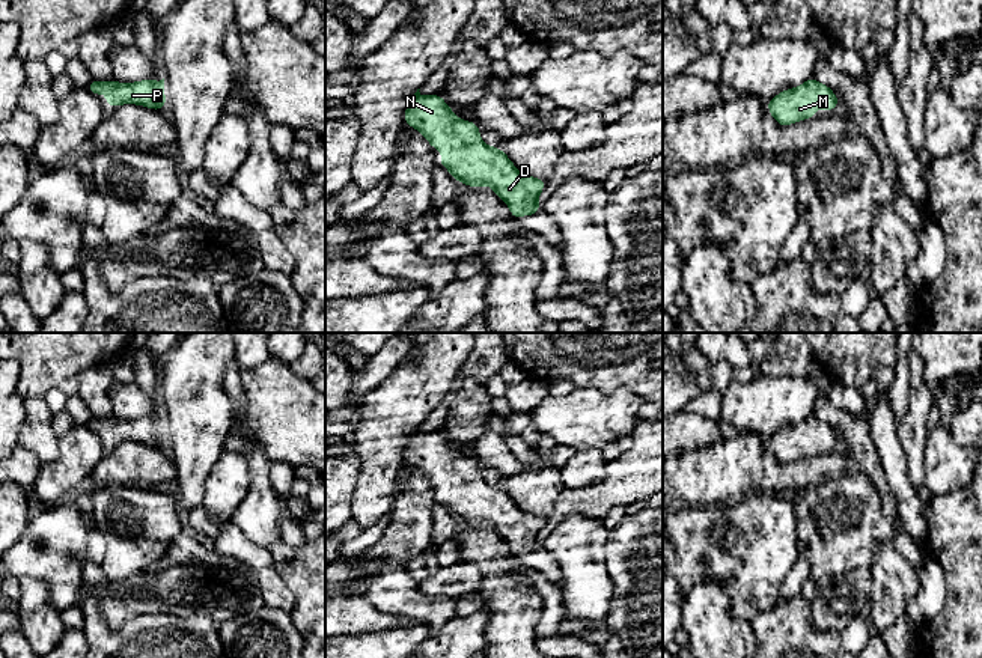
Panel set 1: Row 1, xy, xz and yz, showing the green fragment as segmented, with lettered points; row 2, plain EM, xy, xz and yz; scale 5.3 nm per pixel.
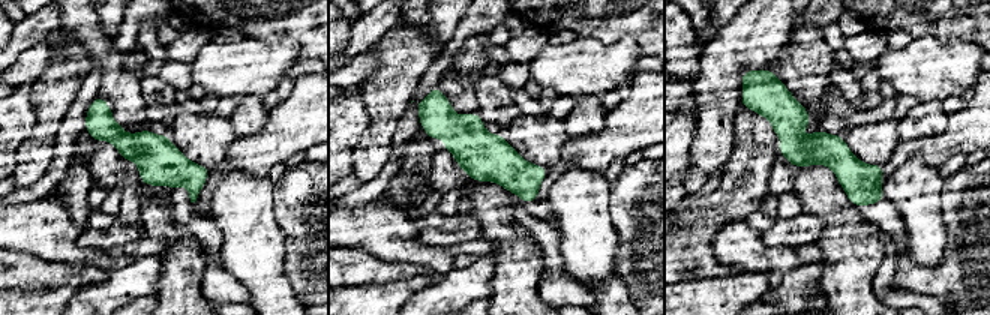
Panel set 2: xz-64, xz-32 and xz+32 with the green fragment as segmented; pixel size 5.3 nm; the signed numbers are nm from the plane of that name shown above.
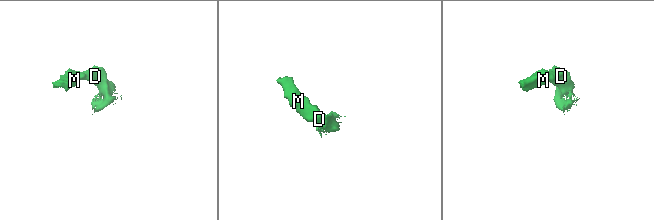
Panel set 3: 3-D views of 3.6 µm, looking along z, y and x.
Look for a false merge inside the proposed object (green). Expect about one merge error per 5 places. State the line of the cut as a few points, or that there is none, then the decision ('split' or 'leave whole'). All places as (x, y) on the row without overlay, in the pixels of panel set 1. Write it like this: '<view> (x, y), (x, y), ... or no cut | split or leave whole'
no cut | leave whole

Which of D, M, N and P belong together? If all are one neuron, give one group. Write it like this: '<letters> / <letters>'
D M N P

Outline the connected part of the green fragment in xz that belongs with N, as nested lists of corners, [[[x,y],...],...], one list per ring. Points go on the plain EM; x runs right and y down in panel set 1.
[[[419,428],[407,441],[404,459],[423,471],[434,488],[443,488],[441,504],[459,521],[491,524],[515,557],[542,548],[538,536],[545,516],[521,510],[502,485],[483,480],[477,461],[456,455],[441,431],[422,434]]]

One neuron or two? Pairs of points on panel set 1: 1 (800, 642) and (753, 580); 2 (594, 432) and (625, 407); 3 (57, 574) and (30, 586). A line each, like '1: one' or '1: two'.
1: two
2: one
3: two

